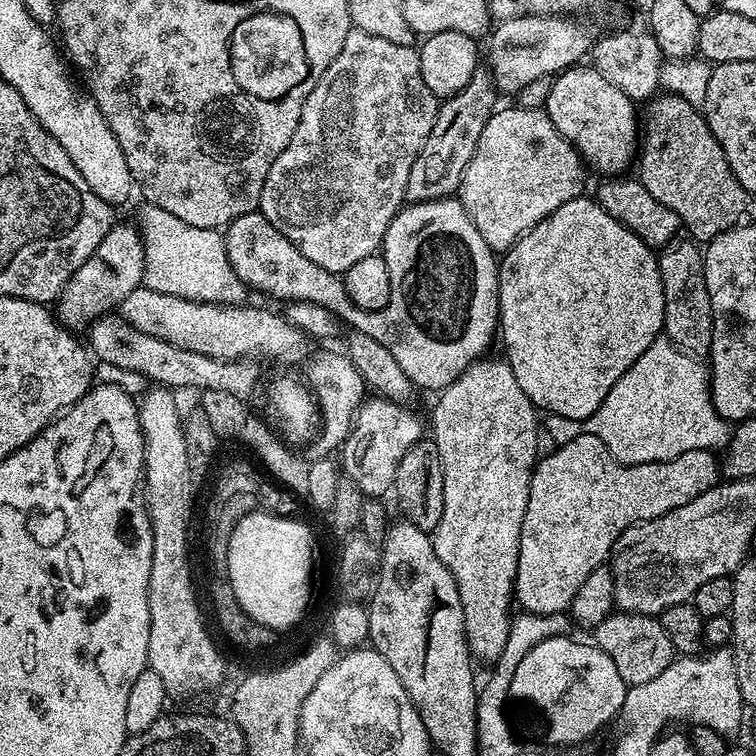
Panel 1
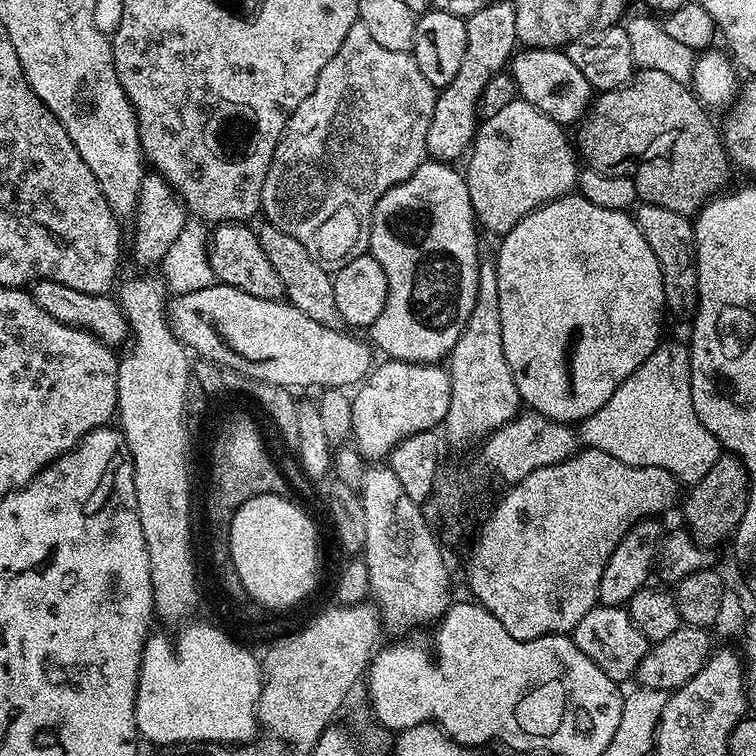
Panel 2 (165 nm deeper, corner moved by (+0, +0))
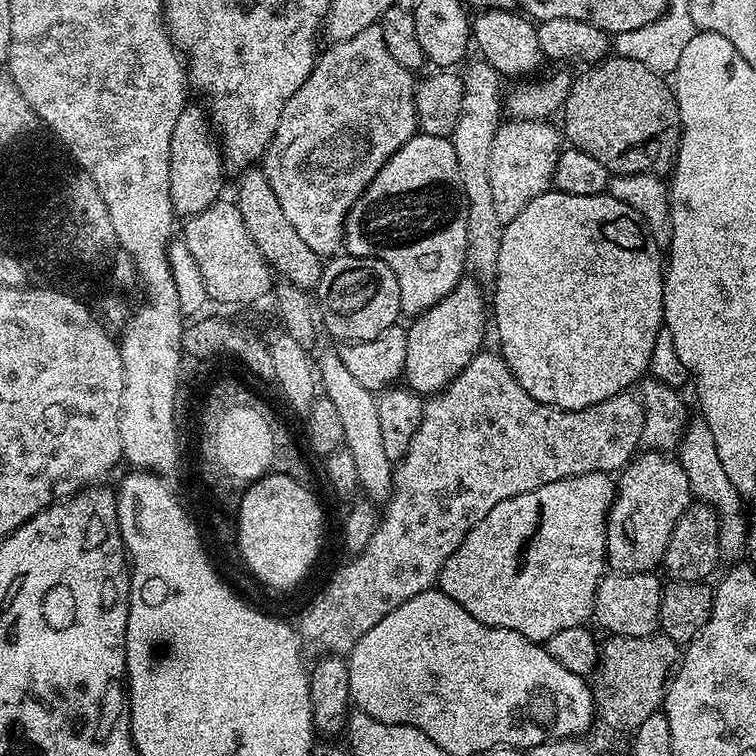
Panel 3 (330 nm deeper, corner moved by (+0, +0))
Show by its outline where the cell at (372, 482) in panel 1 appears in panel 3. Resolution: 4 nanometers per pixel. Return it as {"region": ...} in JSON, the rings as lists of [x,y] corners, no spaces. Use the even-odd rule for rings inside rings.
{"region":[[[461,278],[430,310],[420,313],[408,328],[406,362],[403,379],[407,387],[421,394],[435,394],[443,390],[455,376],[462,374],[466,366],[485,347],[484,312],[486,316],[486,296],[481,281],[476,278]]]}

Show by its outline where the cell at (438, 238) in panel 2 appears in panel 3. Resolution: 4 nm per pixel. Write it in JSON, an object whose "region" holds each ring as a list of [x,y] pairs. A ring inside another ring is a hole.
{"region":[[[417,134],[412,136],[410,142],[406,142],[406,146],[398,149],[398,151],[384,163],[382,170],[372,179],[372,185],[356,199],[354,206],[348,211],[348,219],[344,226],[344,248],[354,250],[357,256],[373,255],[377,260],[386,262],[386,266],[390,266],[390,270],[394,270],[394,274],[398,278],[401,313],[403,313],[405,317],[415,318],[419,316],[420,313],[430,310],[438,302],[442,302],[442,298],[446,298],[446,294],[450,294],[450,290],[454,290],[454,286],[465,275],[468,262],[468,247],[466,246],[467,213],[466,190],[462,182],[462,174],[458,174],[458,158],[454,154],[454,146],[452,145],[451,139]]]}

